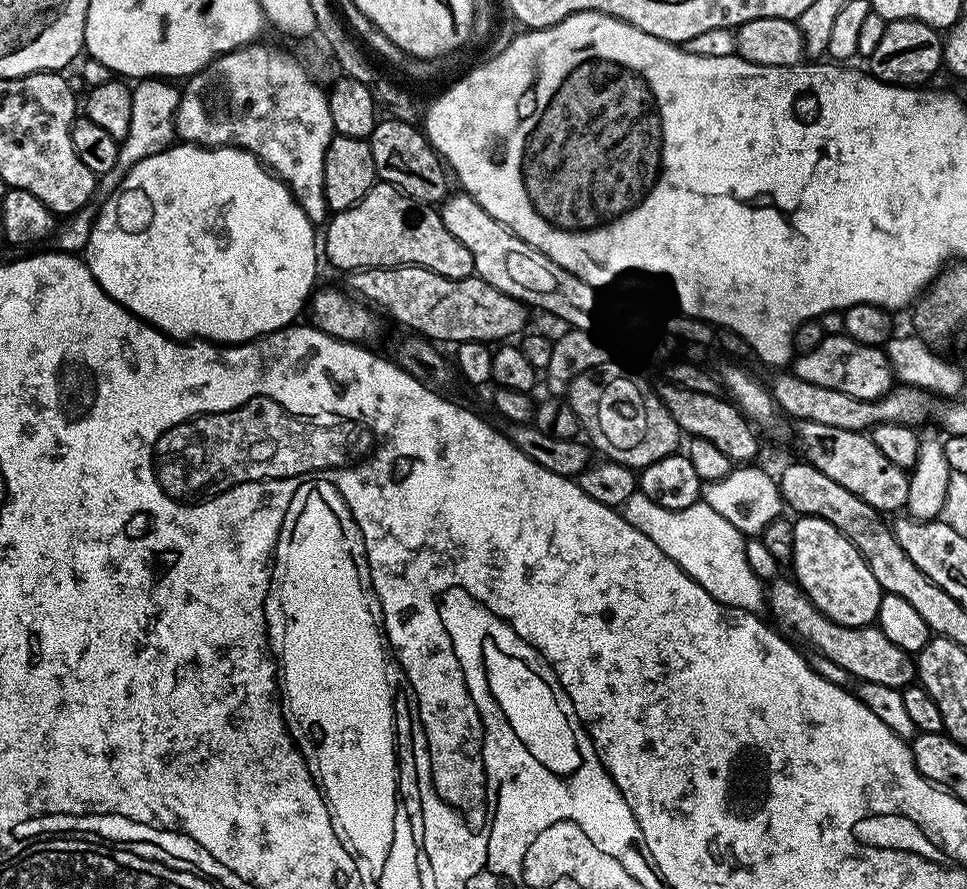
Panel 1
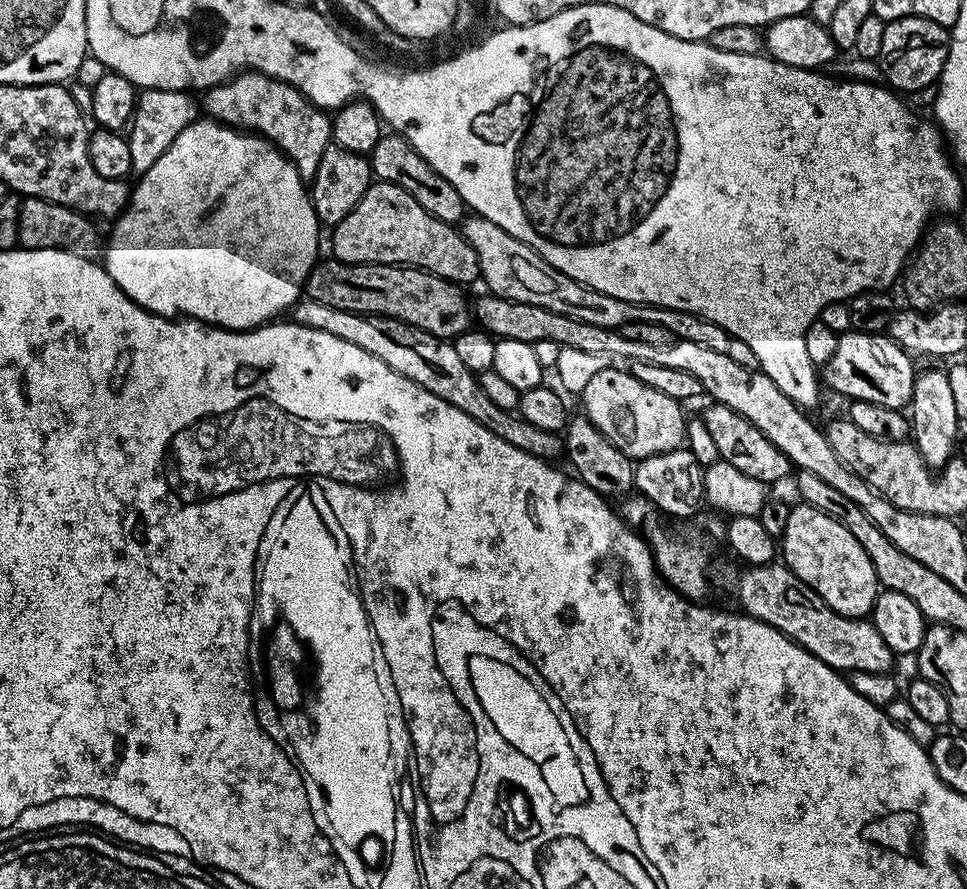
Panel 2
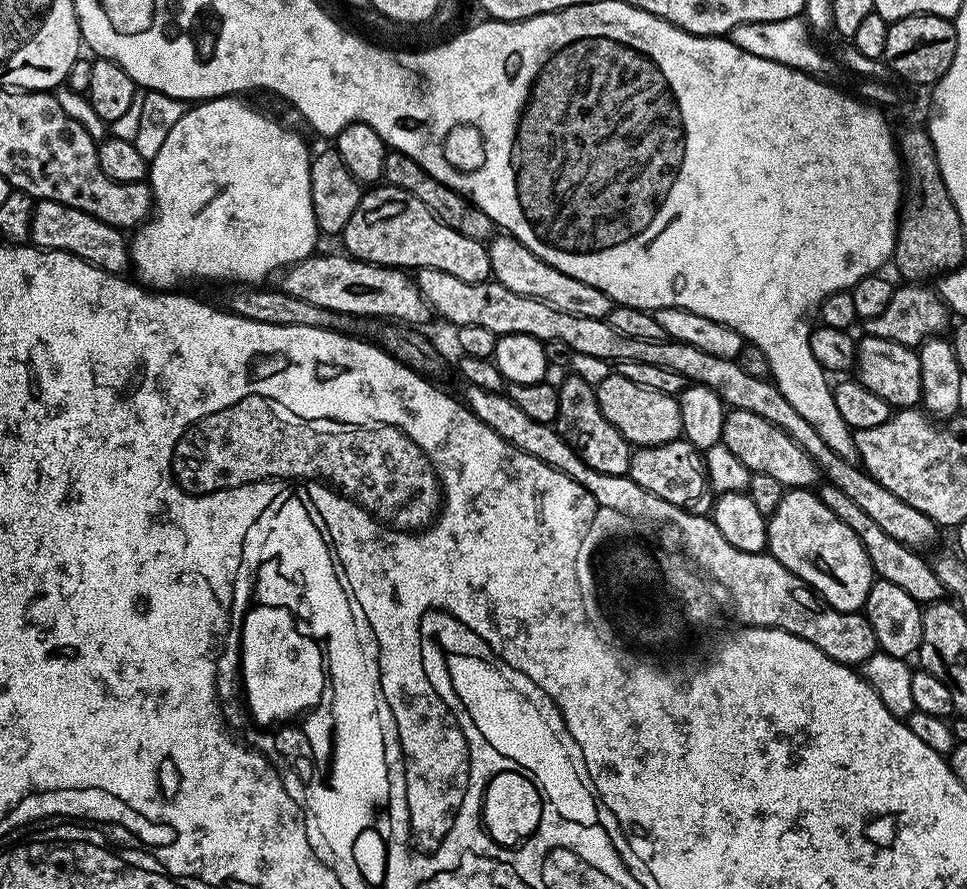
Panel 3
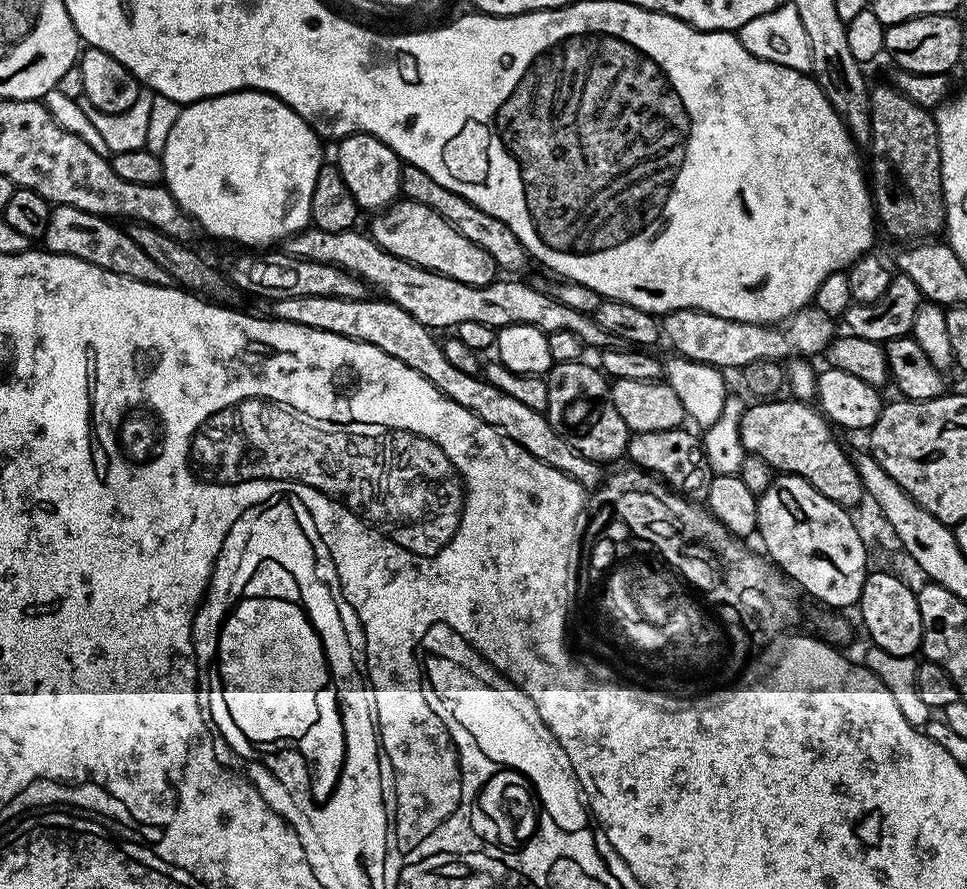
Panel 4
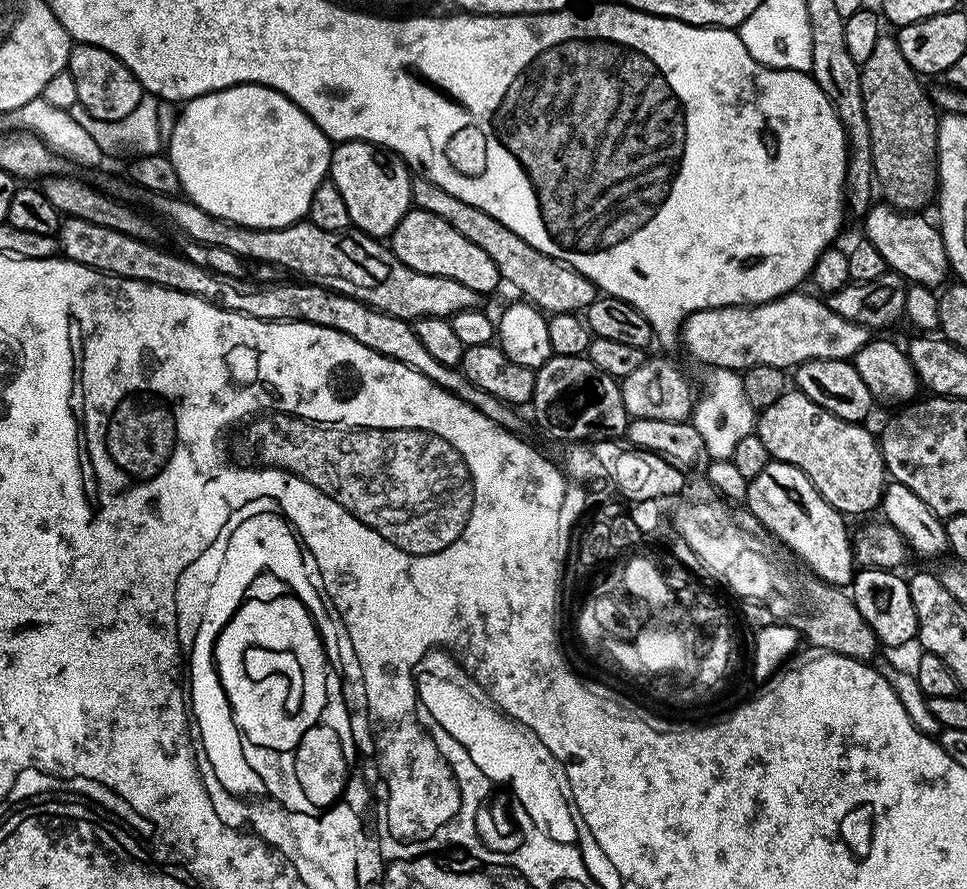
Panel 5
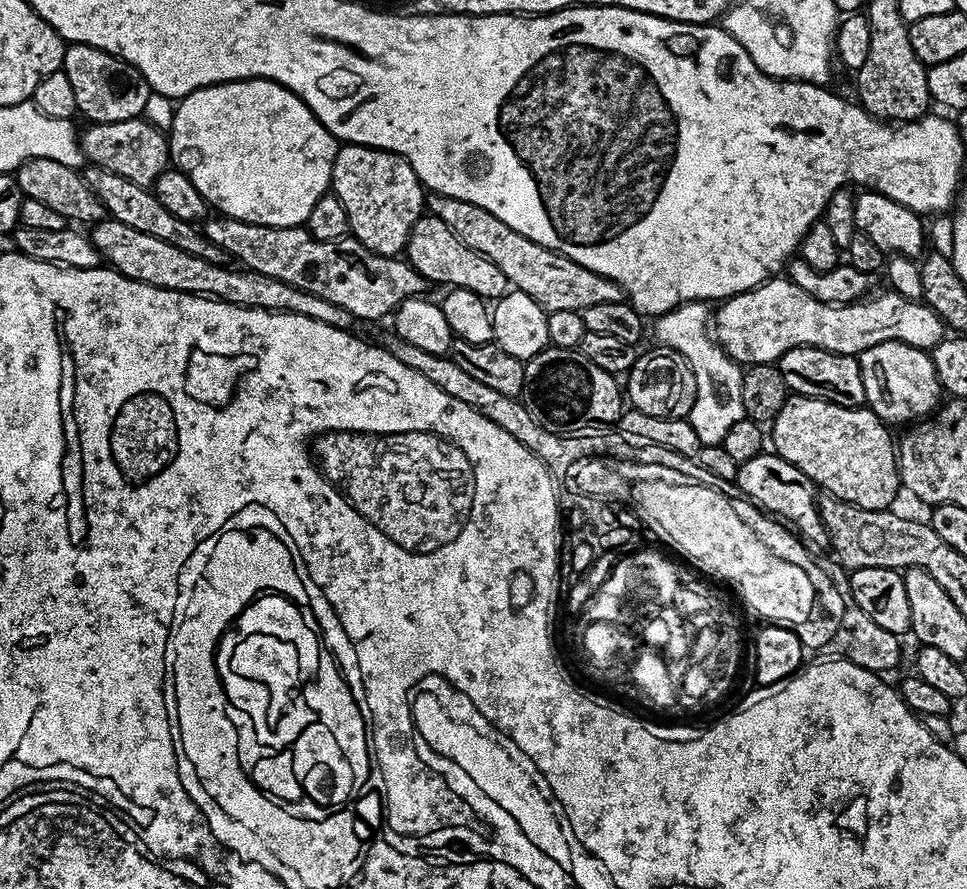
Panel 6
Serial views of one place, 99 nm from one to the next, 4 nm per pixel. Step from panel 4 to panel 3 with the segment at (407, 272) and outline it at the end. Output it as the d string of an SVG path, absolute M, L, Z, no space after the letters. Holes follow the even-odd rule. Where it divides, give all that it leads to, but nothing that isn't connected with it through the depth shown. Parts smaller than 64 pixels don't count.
M421 268L415 273L414 279L433 313L449 320L456 328L486 326L486 330L490 330L498 338L506 334L530 334L530 338L543 341L566 342L573 354L590 355L592 358L609 362L646 362L650 366L674 370L674 374L682 374L685 381L714 390L714 394L718 394L718 398L729 409L750 410L750 414L758 414L758 418L766 418L766 422L774 422L774 426L790 434L790 438L794 438L794 442L798 442L798 446L802 446L802 450L810 454L823 479L838 486L838 490L848 495L867 516L874 518L874 522L878 522L878 526L882 526L882 530L886 530L890 538L902 542L907 548L920 550L923 549L923 544L930 543L938 532L938 526L930 518L926 518L922 510L906 506L902 498L890 494L886 486L879 484L857 463L838 458L838 454L834 454L834 450L830 450L830 446L822 442L818 430L814 430L814 426L810 426L810 422L806 422L806 418L802 418L802 414L798 414L798 410L794 410L794 406L786 402L786 398L776 389L771 379L746 374L746 370L736 360L714 358L714 354L706 354L706 350L698 350L698 346L686 346L686 342L677 340L626 338L618 334L618 330L614 330L614 326L610 326L607 319L566 314L544 300L514 294L514 290L506 290L506 286L491 278L483 282L462 282L462 278L446 274L446 270Z

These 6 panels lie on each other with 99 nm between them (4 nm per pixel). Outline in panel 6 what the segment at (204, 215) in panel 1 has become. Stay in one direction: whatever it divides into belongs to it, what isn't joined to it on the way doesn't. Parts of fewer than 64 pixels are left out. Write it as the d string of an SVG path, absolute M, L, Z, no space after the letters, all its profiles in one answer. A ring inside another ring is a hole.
M259 78L254 80L228 80L224 84L211 84L205 88L194 90L189 96L183 97L175 105L173 122L168 136L168 151L171 163L188 175L190 182L194 182L196 189L204 195L204 199L217 213L230 216L234 220L245 220L251 224L265 224L271 228L294 228L307 221L314 202L318 202L318 198L329 191L337 147L336 137L326 130L326 126L322 126L322 122L305 106L302 98L298 98L291 90L283 88L273 80Z

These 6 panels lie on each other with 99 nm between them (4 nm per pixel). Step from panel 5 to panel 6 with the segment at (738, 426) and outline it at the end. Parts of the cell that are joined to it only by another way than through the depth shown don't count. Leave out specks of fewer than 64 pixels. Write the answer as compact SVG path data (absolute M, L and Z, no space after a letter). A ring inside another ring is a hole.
M689 302L655 317L655 343L682 354L682 358L686 358L686 362L694 370L696 394L688 419L694 426L701 445L723 445L726 430L730 430L734 422L745 419L742 406L743 371L741 365L730 359L710 335L708 308L709 305L704 302Z

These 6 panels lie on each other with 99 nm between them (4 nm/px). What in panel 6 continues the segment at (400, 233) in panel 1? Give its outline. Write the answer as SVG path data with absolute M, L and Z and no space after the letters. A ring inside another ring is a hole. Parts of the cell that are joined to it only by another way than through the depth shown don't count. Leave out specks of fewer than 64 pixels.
M421 214L418 222L414 222L408 239L406 259L425 281L432 283L433 280L443 286L474 290L474 294L489 302L499 300L510 288L506 274L502 274L502 270L498 270L498 266L494 266L488 256L470 250L470 246L466 246L466 242L462 242L462 238L458 238L458 234L454 234L454 230L442 222L442 218L431 214Z

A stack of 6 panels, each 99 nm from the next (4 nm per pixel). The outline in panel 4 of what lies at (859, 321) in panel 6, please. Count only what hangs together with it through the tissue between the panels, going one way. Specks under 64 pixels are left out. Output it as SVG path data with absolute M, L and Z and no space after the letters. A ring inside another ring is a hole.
M814 306L803 308L783 326L765 326L750 322L734 322L730 318L718 318L696 308L683 308L677 312L666 312L662 316L662 336L672 343L672 348L683 359L697 364L708 364L712 368L743 370L748 363L759 360L787 361L789 358L813 358L827 353L828 345L837 335L837 321L822 314Z

